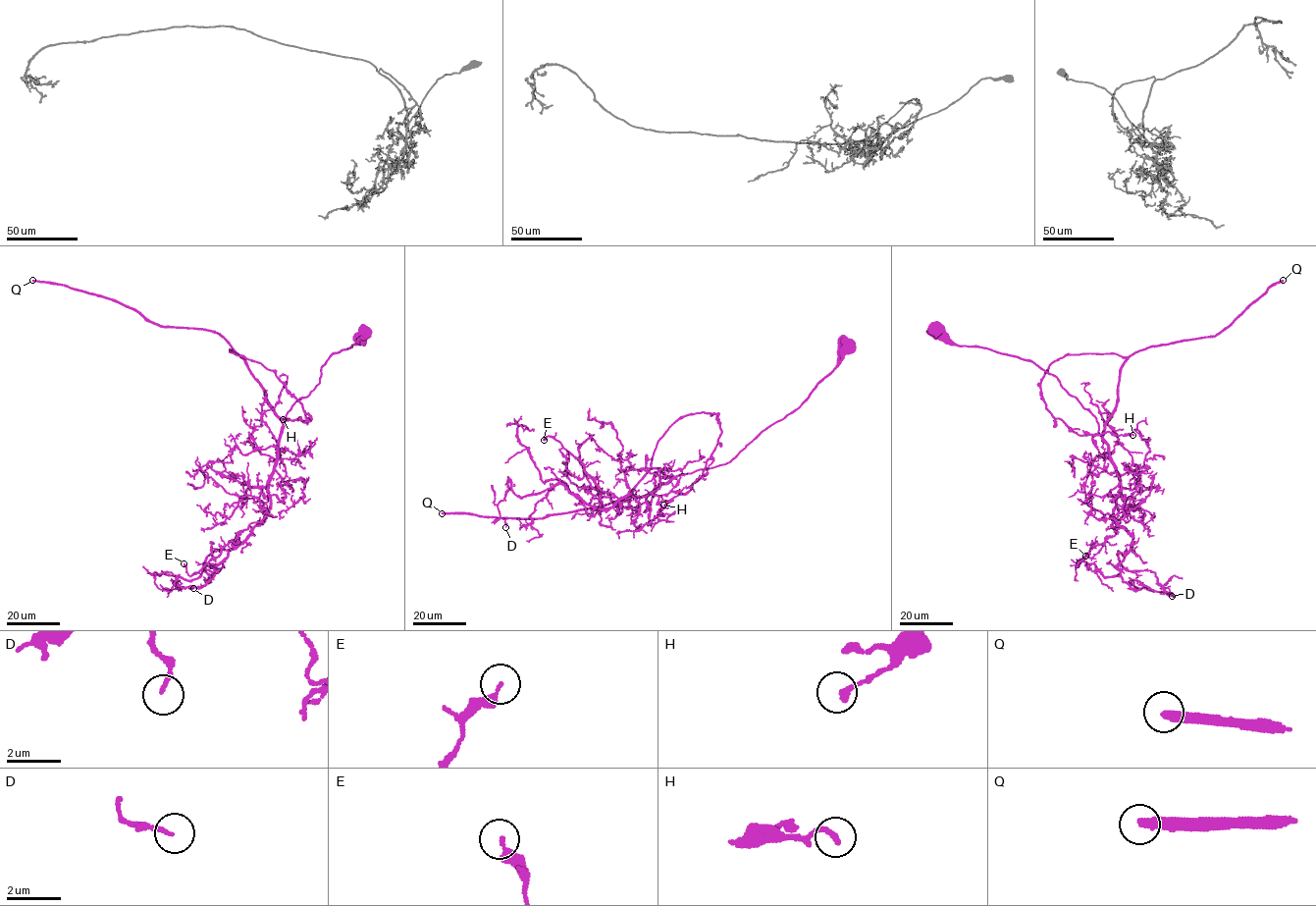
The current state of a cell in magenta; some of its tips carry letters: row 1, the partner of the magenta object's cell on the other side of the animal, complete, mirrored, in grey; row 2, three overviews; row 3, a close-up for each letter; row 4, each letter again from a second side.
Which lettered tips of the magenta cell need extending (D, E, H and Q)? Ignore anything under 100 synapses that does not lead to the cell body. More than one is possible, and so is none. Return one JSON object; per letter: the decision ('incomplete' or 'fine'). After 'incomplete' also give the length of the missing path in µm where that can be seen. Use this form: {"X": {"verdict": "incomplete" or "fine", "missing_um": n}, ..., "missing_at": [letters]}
{"D": {"verdict": "fine"}, "E": {"verdict": "fine"}, "H": {"verdict": "fine"}, "Q": {"verdict": "incomplete", "missing_um": 250}, "missing_at": ["Q"]}

